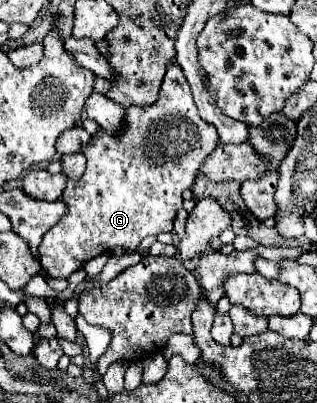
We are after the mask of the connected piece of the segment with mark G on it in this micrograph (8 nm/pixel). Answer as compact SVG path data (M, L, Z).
M175 59L169 61L159 99L151 107L129 107L127 131L123 131L119 139L111 139L111 135L99 129L99 133L87 145L87 151L83 153L87 157L87 169L77 183L71 179L67 181L61 197L67 203L67 213L45 233L39 245L39 261L43 269L55 279L67 279L71 273L81 269L97 255L111 253L111 249L115 247L135 251L145 237L171 231L173 219L183 207L181 193L193 185L195 175L199 173L199 165L203 163L205 155L215 149L217 141L217 129L199 117L197 105L181 67Z

